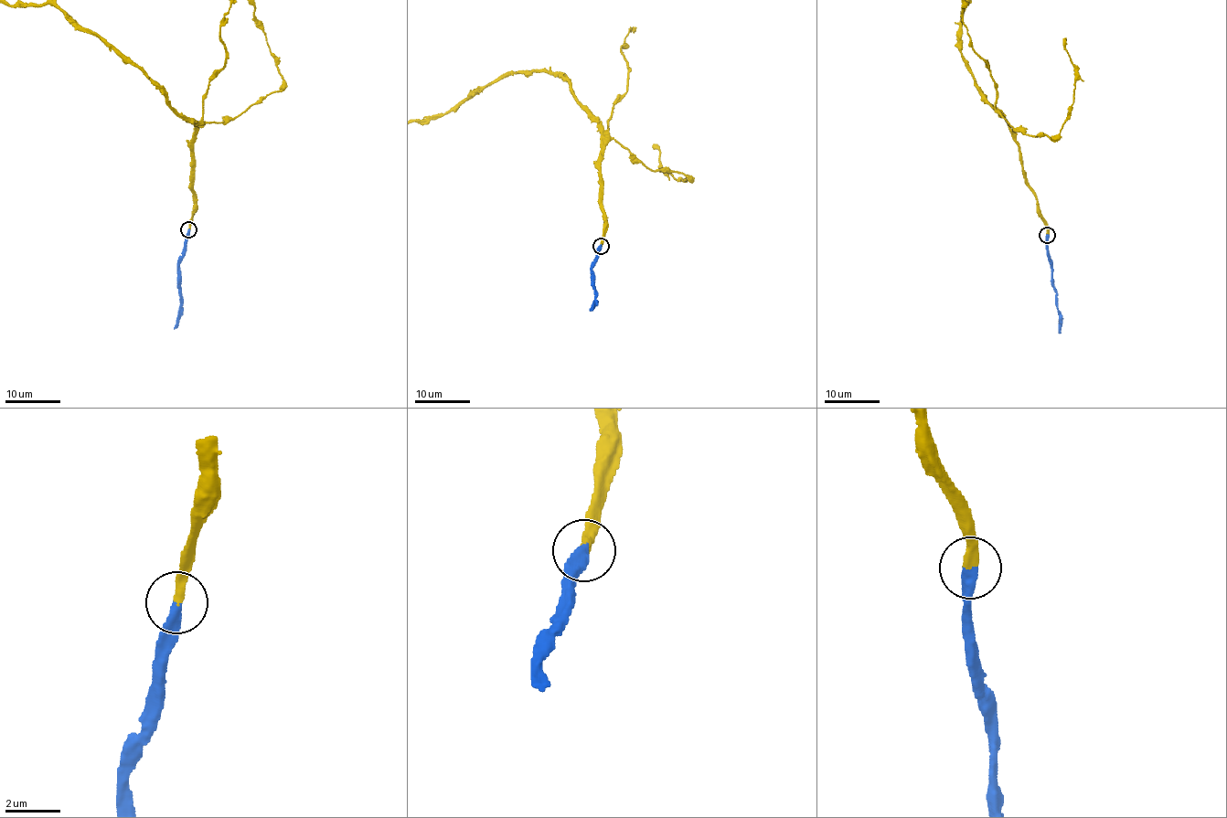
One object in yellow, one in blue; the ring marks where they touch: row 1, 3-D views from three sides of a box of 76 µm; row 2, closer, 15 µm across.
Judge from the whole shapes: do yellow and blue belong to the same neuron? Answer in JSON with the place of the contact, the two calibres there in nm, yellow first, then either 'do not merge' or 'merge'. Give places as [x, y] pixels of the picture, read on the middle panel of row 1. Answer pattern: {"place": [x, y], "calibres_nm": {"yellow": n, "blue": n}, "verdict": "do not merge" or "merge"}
{"place": [601, 246], "calibres_nm": {"yellow": 360, "blue": 380}, "verdict": "merge"}

